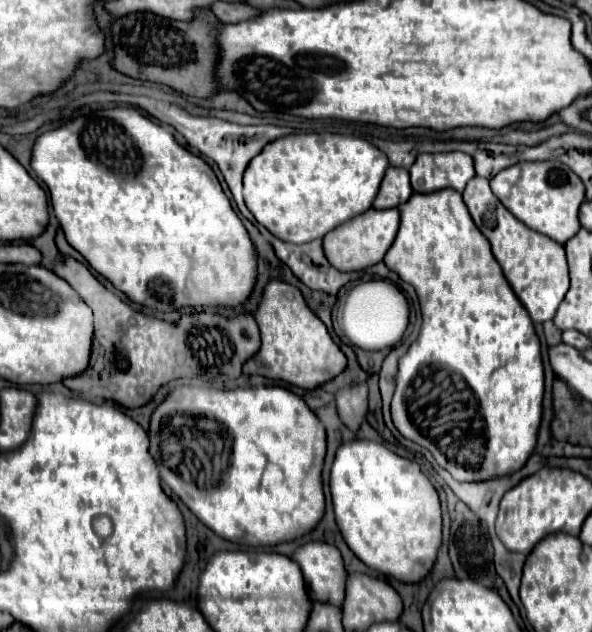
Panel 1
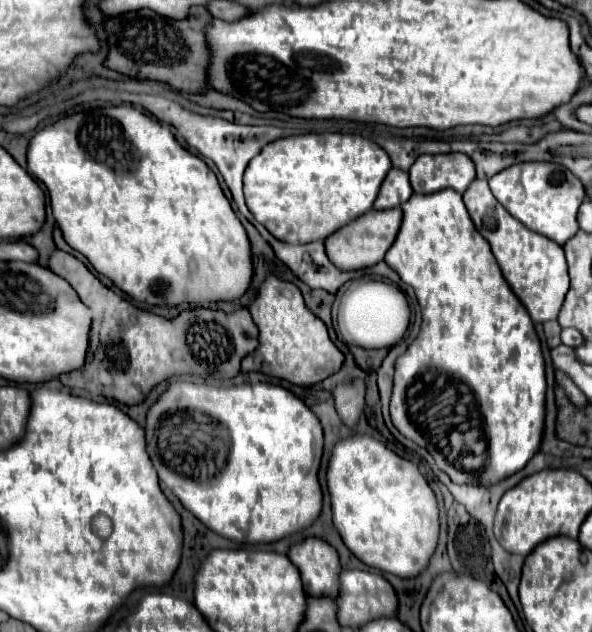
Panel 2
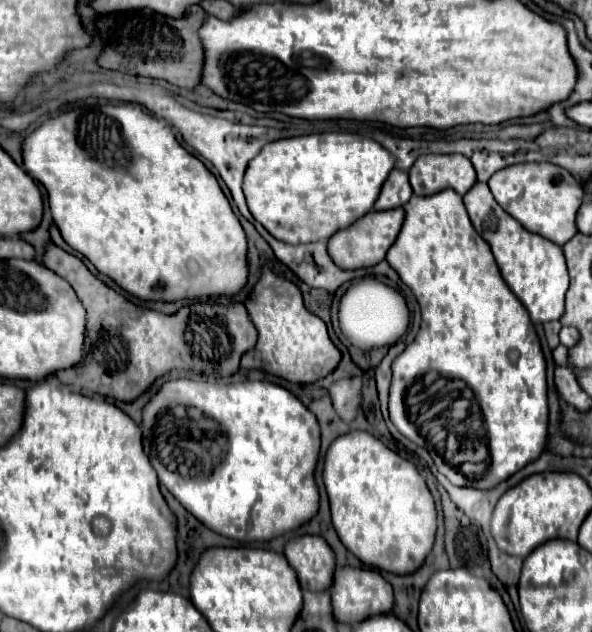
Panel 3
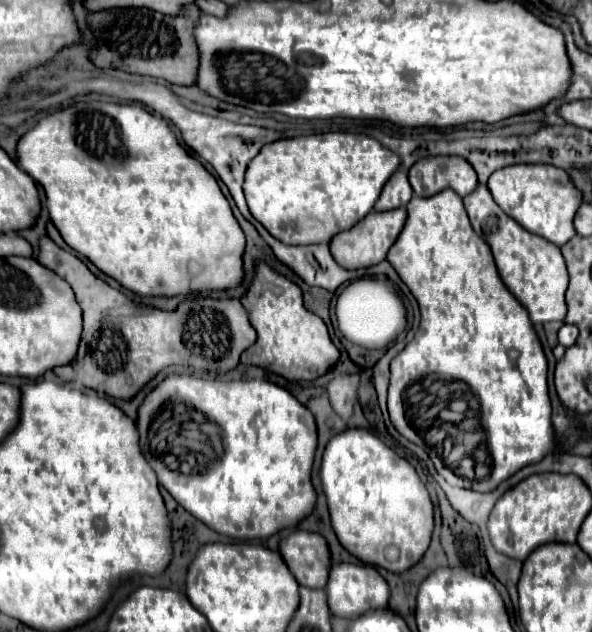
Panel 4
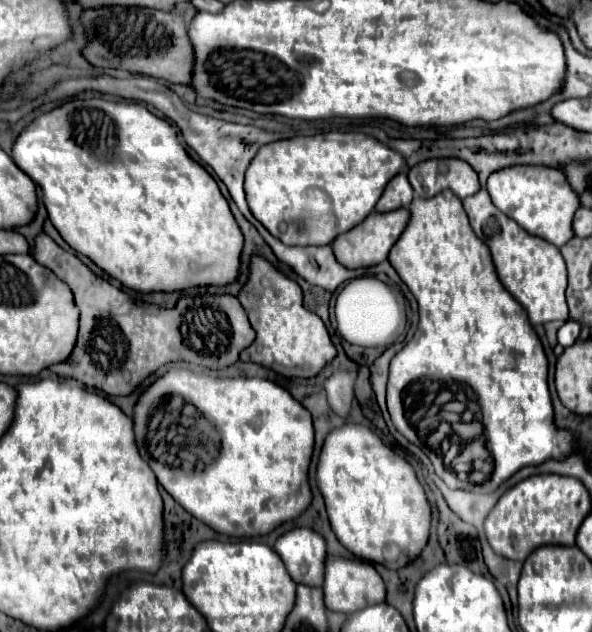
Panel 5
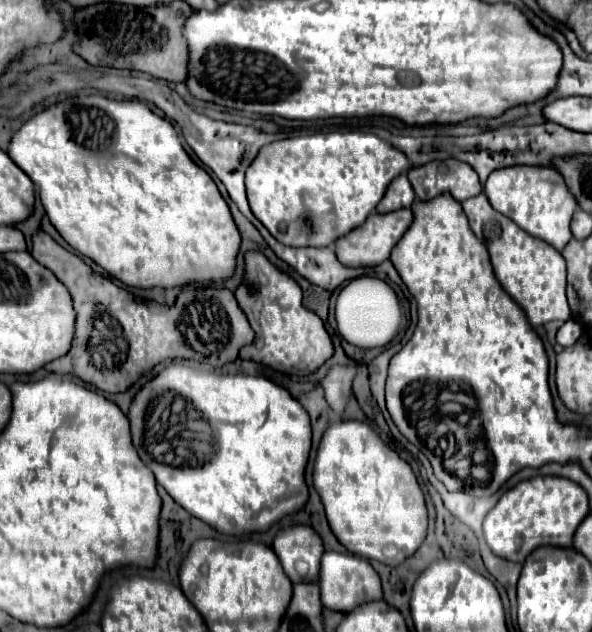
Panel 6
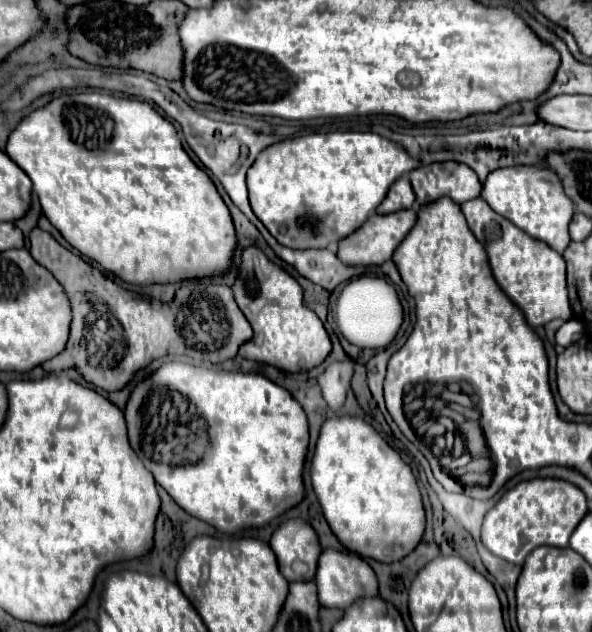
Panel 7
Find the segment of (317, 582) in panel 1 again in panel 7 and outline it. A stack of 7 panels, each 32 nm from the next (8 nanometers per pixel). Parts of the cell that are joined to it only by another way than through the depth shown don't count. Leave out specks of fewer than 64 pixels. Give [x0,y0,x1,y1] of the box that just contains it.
[270,518,320,580]

